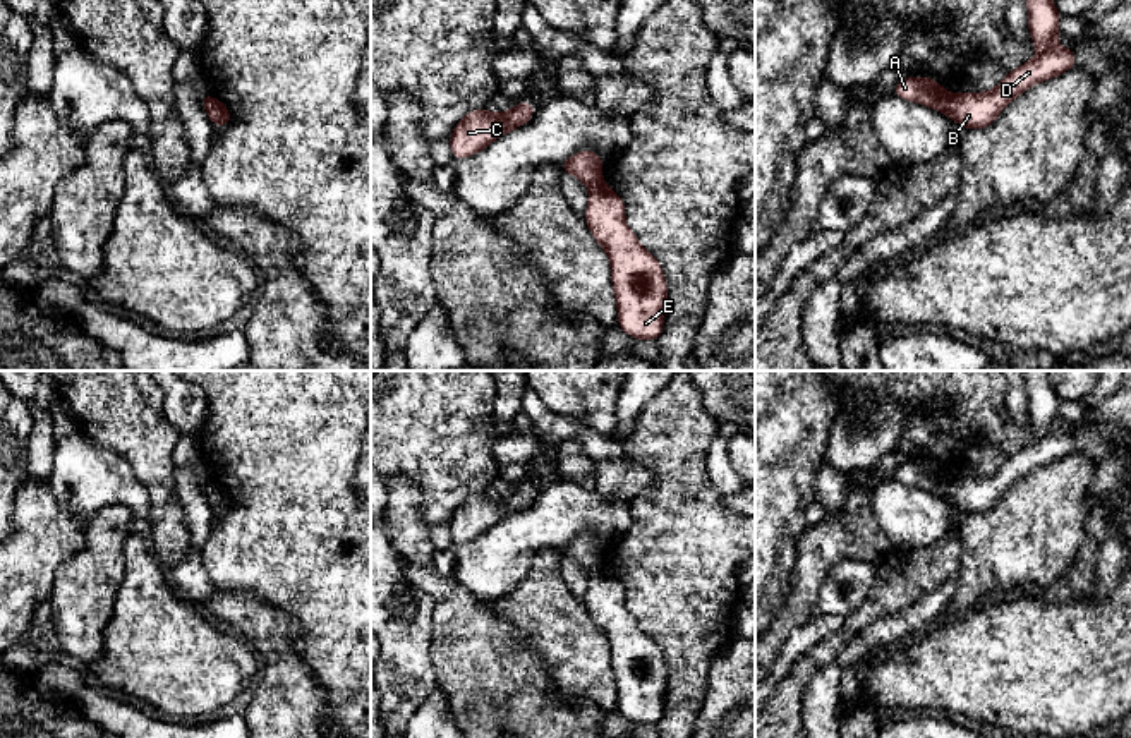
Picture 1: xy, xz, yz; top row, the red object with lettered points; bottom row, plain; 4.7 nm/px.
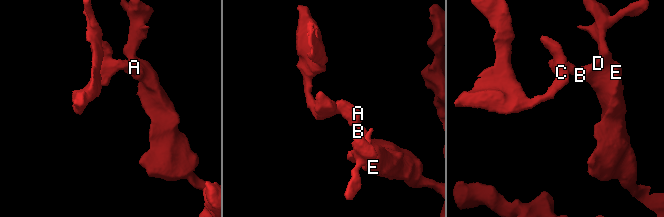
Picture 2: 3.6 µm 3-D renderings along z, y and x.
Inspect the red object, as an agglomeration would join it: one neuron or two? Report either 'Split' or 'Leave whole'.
Split

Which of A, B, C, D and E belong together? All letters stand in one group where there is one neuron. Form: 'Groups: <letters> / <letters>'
Groups: A C / B D E

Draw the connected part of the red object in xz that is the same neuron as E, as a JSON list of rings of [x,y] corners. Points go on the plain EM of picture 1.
[[[599,563],[589,570],[584,602],[611,647],[620,714],[637,724],[657,724],[664,712],[668,669],[661,647],[628,613],[625,585]]]

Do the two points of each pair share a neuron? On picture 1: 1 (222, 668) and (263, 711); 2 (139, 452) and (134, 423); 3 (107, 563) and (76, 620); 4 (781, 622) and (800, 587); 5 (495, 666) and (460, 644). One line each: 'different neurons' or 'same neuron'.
1: different neurons
2: same neuron
3: same neuron
4: same neuron
5: same neuron

